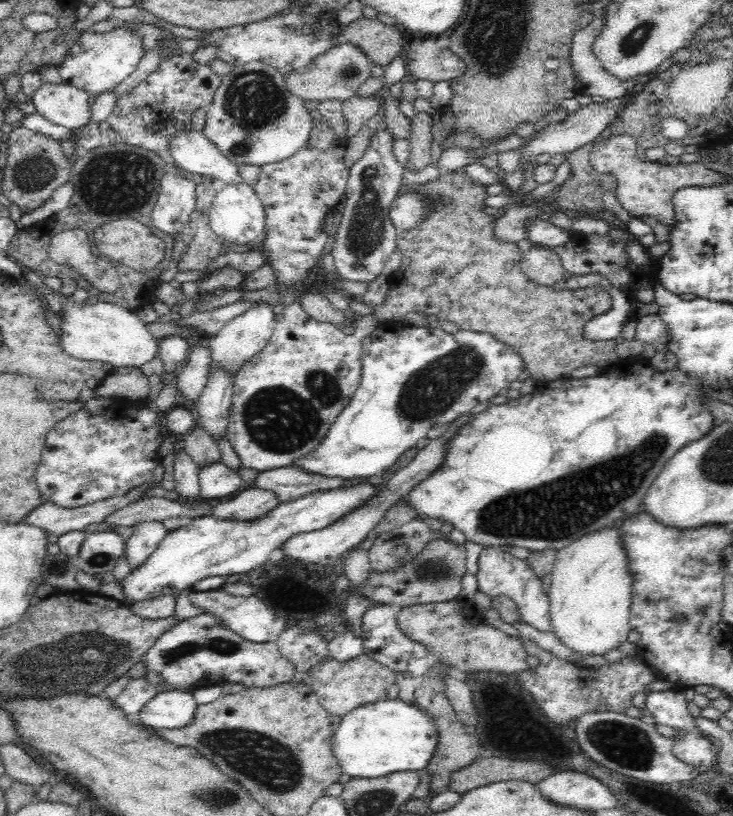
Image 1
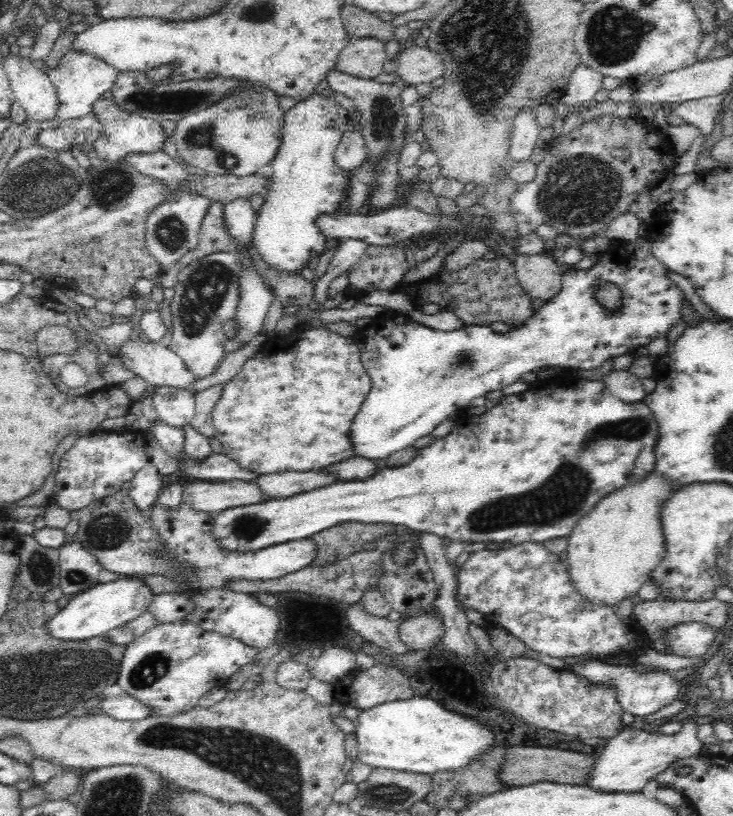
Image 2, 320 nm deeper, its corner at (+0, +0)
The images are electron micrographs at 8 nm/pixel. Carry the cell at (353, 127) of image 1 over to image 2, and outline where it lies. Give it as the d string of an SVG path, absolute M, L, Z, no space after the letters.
M348 128L342 135L334 153L334 163L346 173L360 167L367 158L367 148L363 134L360 131Z

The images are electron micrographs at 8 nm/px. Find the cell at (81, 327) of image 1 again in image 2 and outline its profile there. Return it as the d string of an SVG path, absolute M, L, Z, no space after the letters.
M128 338L119 356L123 358L124 367L138 374L151 389L160 386L191 389L198 381L180 356L159 343L133 342Z

